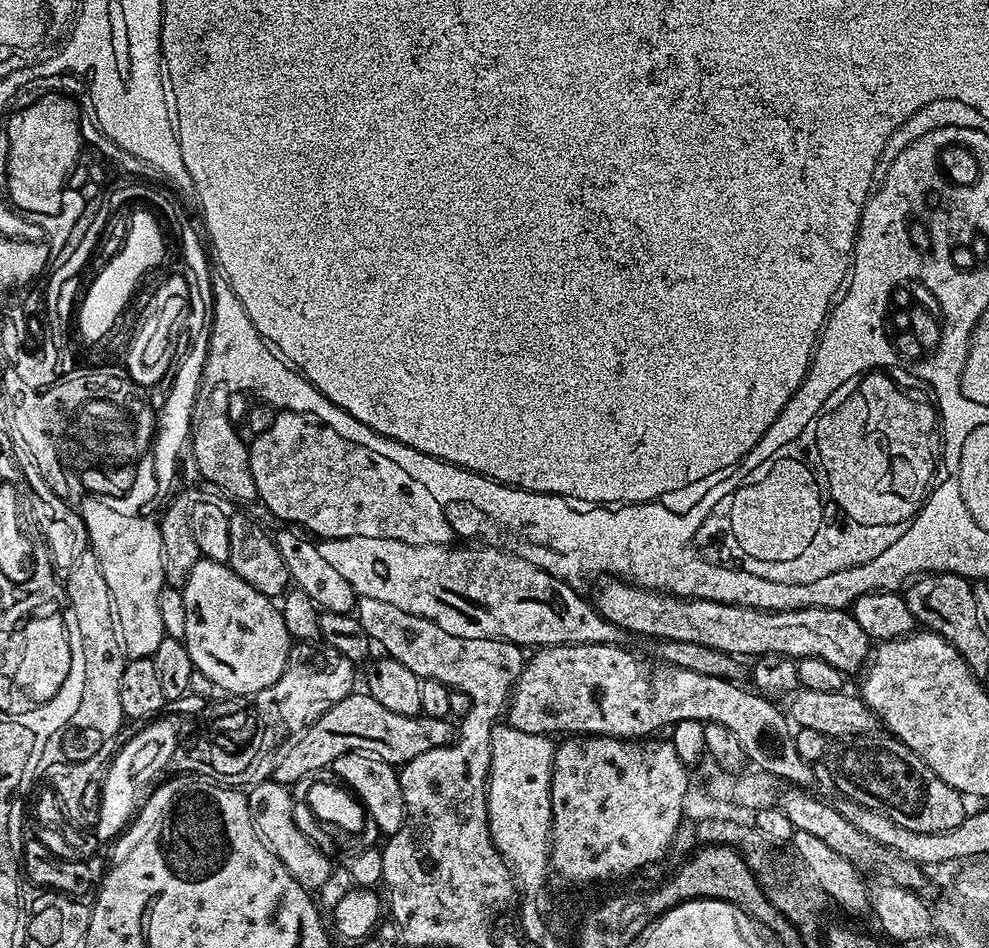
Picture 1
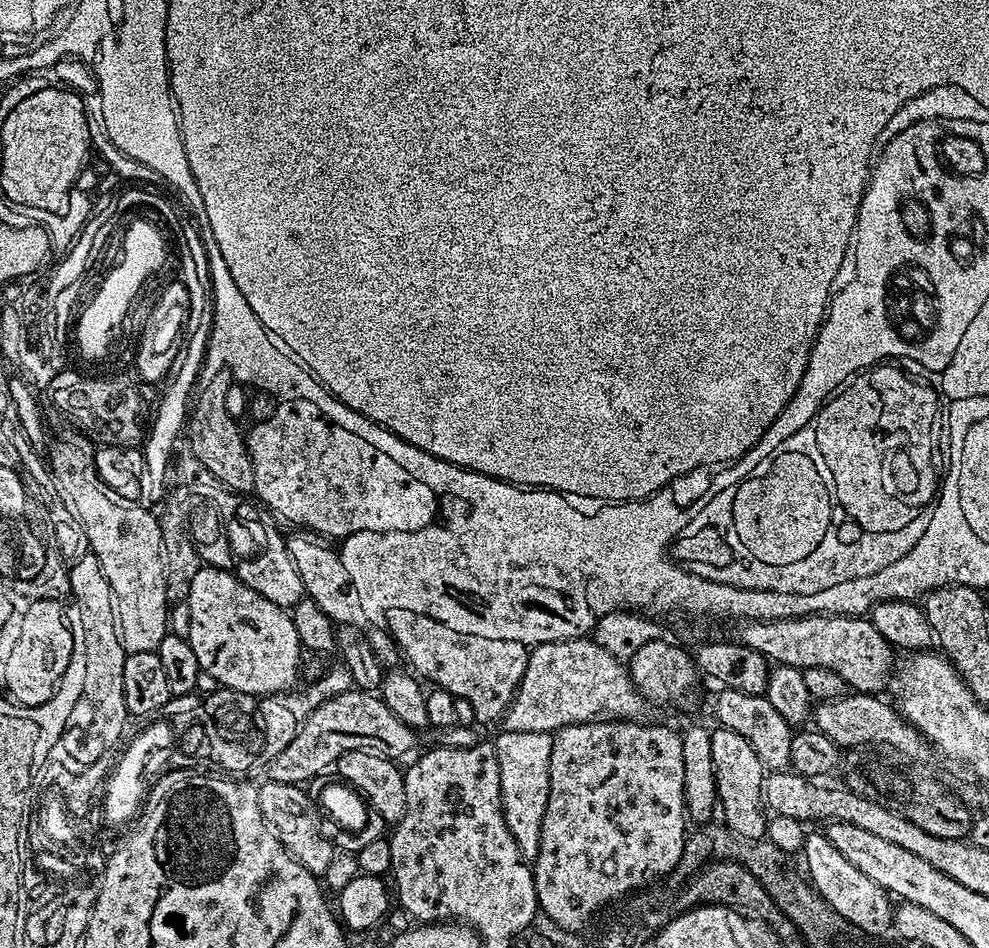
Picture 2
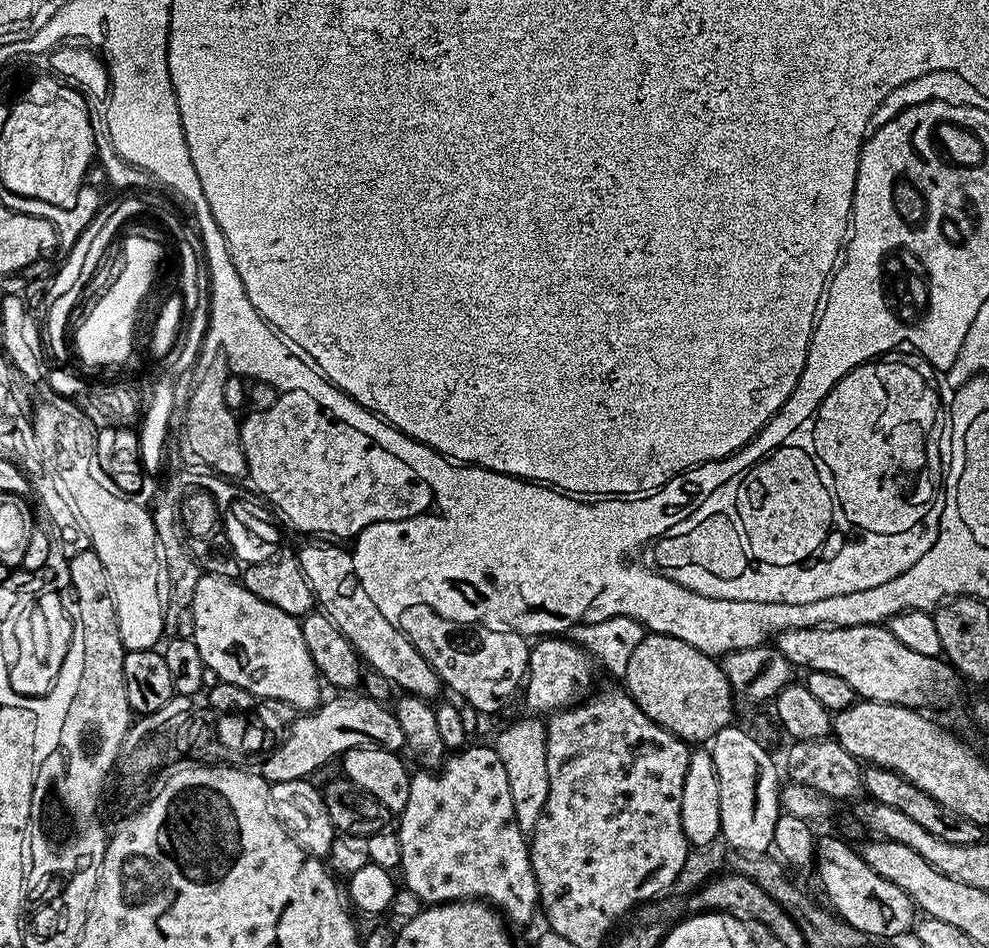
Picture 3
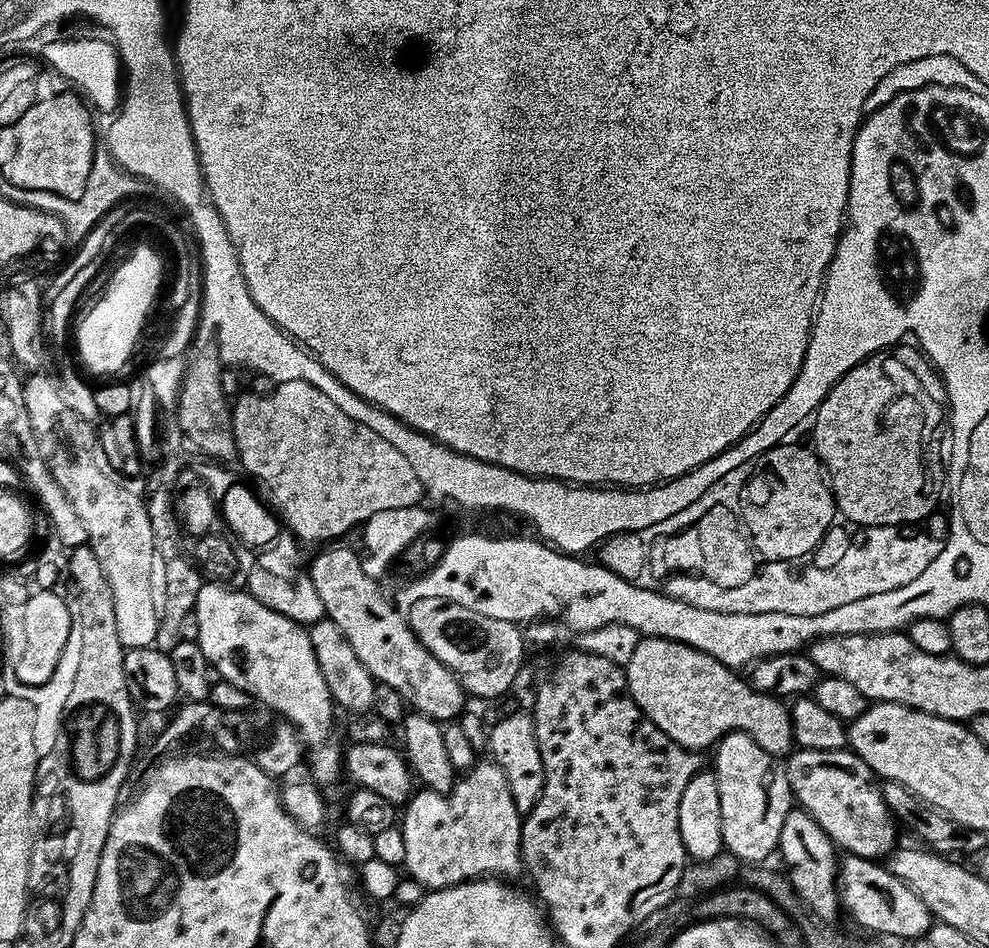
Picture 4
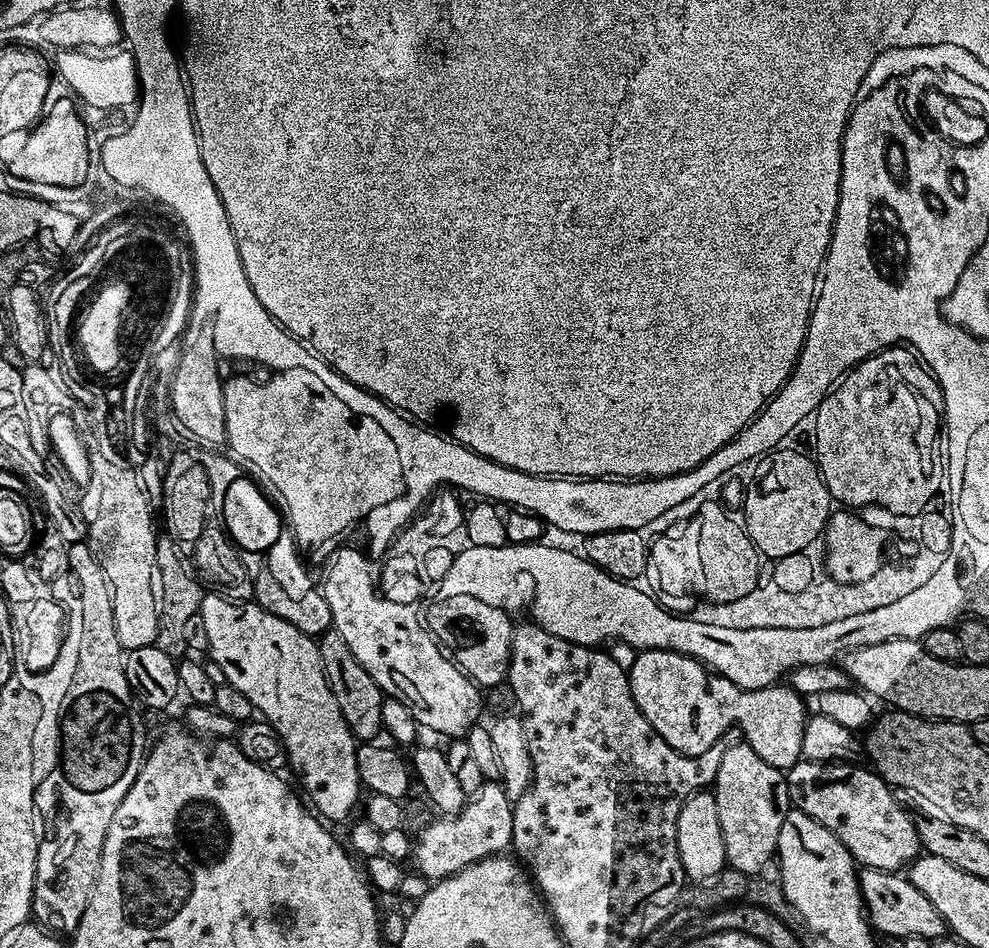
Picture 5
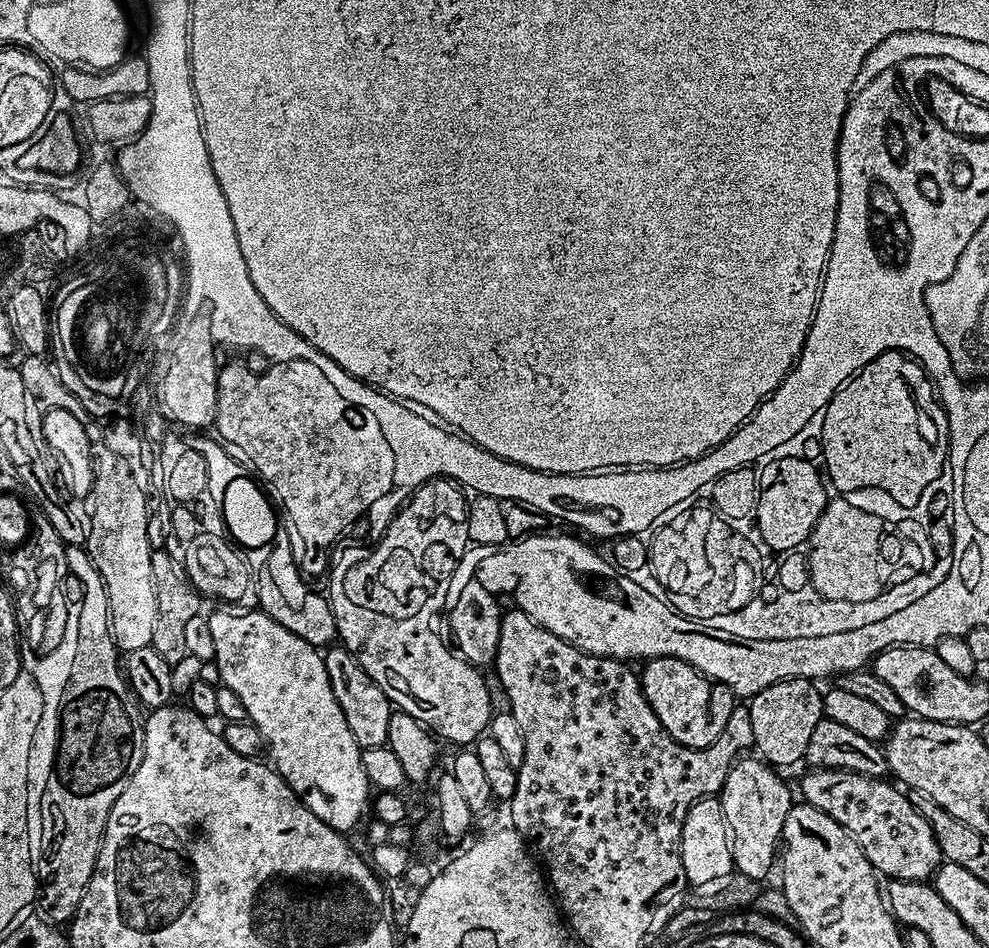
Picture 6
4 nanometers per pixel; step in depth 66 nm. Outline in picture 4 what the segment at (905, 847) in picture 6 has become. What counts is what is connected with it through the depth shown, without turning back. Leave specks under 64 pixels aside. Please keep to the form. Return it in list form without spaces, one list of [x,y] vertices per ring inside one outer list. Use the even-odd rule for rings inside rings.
[[[797,747],[787,757],[786,767],[793,801],[816,820],[837,849],[879,861],[897,847],[898,824],[884,801],[878,777],[855,752]]]

